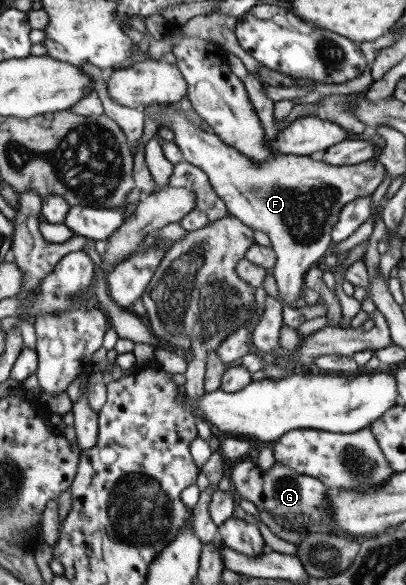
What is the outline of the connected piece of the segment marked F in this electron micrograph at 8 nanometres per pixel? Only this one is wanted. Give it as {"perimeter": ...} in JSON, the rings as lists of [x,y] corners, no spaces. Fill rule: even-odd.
{"perimeter":[[[173,103],[160,104],[162,107],[159,107],[159,114],[155,119],[161,121],[161,124],[174,134],[172,142],[177,145],[181,152],[181,161],[189,162],[205,173],[210,186],[217,197],[225,204],[228,213],[236,217],[243,225],[268,235],[270,248],[276,255],[269,280],[273,283],[273,289],[281,298],[280,301],[283,305],[293,308],[295,301],[302,297],[305,272],[312,265],[320,263],[323,256],[330,251],[333,242],[330,231],[341,208],[351,200],[371,195],[385,177],[384,168],[375,159],[365,160],[353,165],[334,166],[322,162],[318,158],[315,160],[315,156],[291,154],[272,155],[270,159],[256,162],[224,144],[211,131],[205,131],[189,124],[183,116],[183,111],[176,109]]]}

